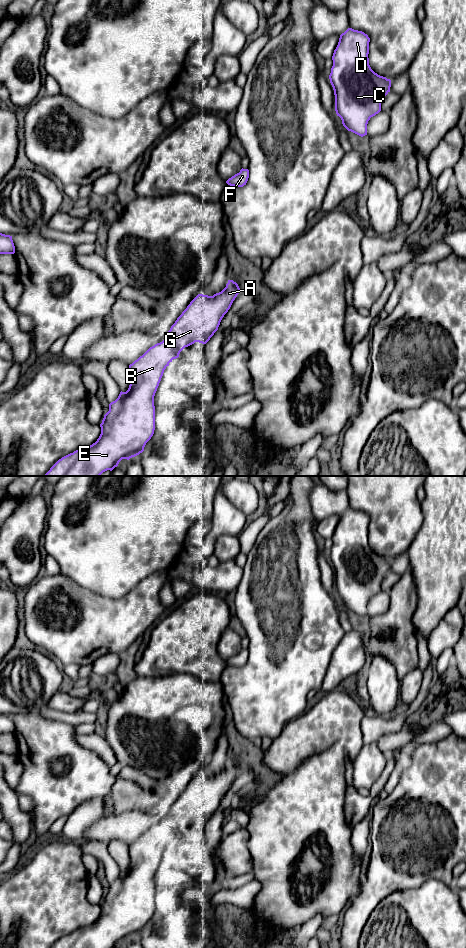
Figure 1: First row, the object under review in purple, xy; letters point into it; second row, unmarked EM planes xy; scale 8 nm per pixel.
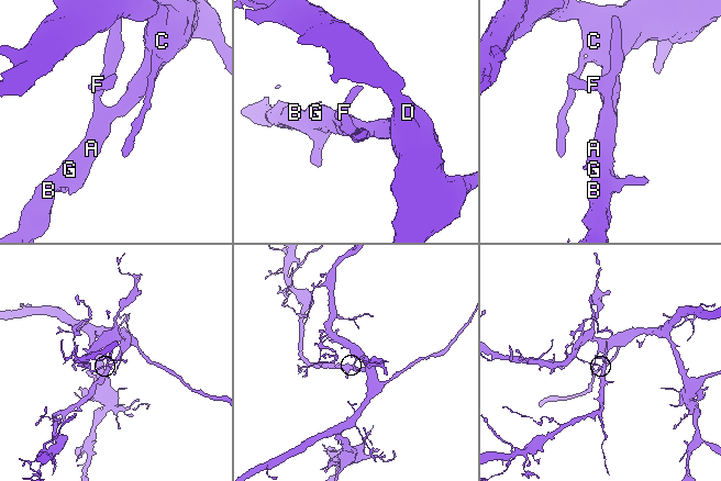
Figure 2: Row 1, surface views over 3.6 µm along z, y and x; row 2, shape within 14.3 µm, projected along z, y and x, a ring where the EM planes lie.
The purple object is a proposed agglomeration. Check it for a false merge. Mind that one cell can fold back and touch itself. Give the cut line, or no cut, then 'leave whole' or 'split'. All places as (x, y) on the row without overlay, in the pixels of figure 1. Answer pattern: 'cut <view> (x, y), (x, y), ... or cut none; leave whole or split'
cut none; leave whole

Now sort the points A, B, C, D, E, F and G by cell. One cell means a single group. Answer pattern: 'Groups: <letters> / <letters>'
Groups: A B C D E F G

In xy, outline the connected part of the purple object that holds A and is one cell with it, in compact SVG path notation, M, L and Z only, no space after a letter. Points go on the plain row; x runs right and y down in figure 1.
M228 760L226 767L213 776L198 774L171 806L167 817L129 845L129 868L126 872L121 871L118 878L109 884L109 891L100 904L101 914L97 921L62 937L51 948L115 948L122 939L129 940L142 933L154 914L154 876L164 850L185 827L195 822L206 824L210 820L239 772L238 764Z

